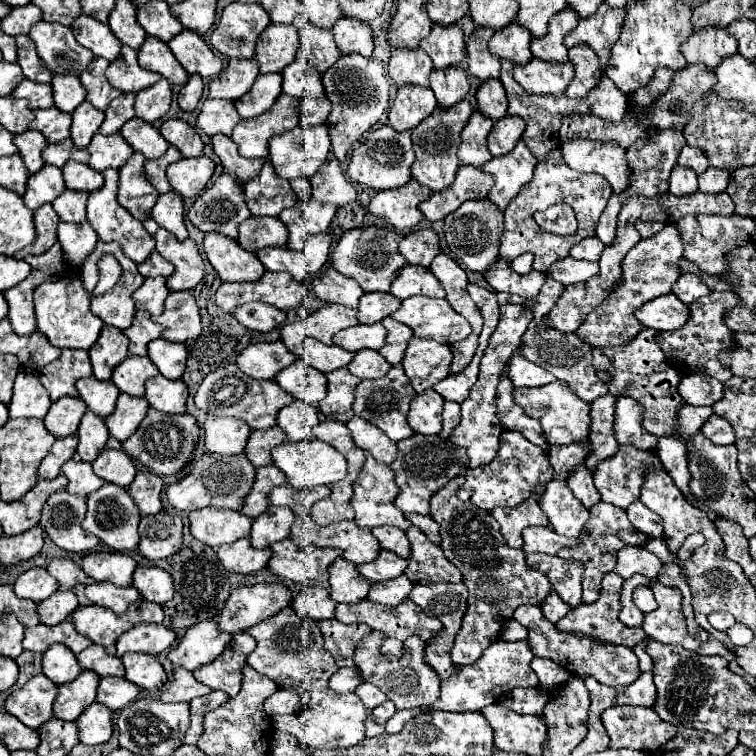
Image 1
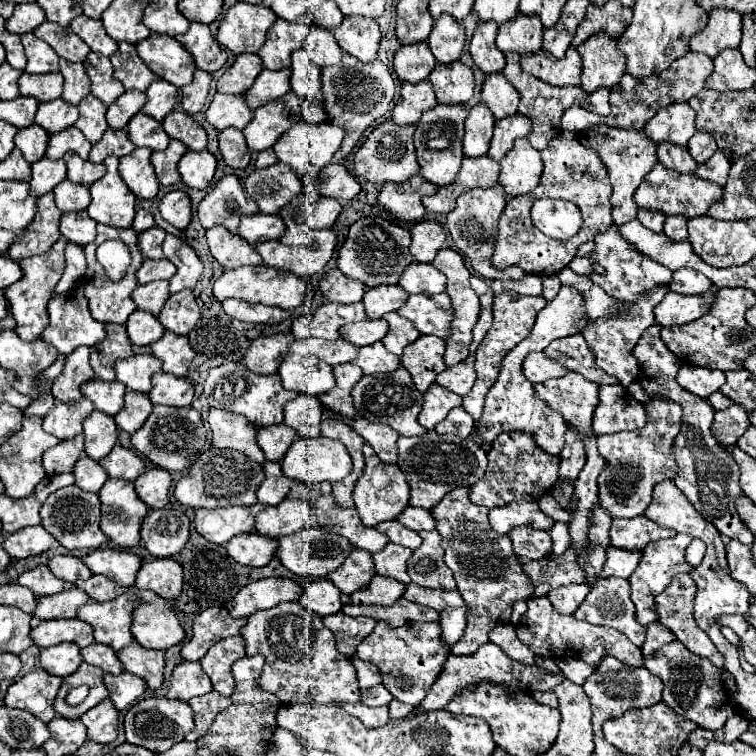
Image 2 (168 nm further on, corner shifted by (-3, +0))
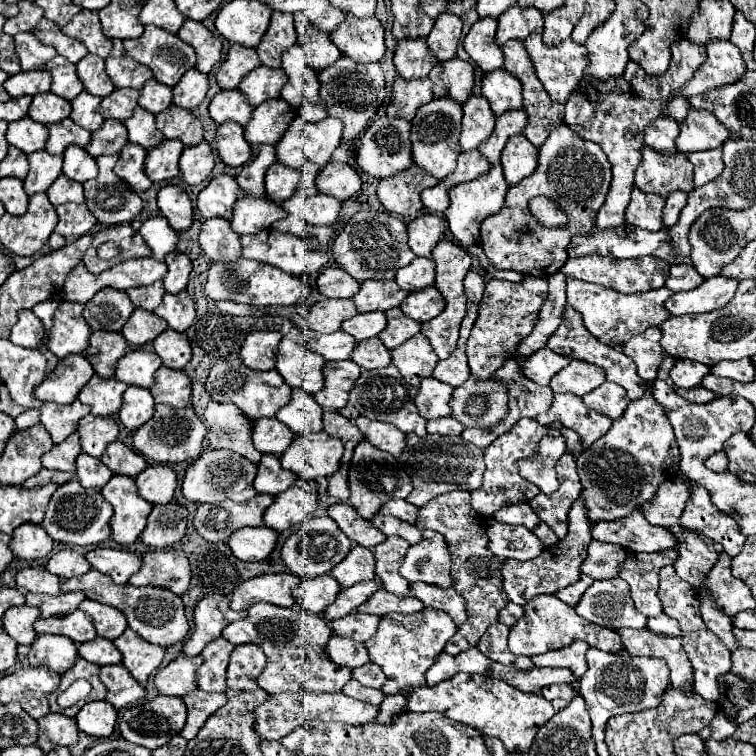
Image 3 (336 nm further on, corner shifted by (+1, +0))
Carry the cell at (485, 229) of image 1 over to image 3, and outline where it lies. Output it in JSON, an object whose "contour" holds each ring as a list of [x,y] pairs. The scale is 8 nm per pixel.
{"contour":[[[493,165],[487,173],[479,175],[477,179],[473,181],[467,181],[467,183],[459,183],[455,185],[451,191],[449,191],[449,197],[451,197],[451,205],[449,209],[445,211],[445,217],[447,217],[447,223],[449,223],[449,229],[455,237],[455,241],[461,243],[461,247],[465,247],[471,255],[477,255],[479,261],[481,261],[481,267],[491,275],[491,277],[497,277],[497,279],[505,279],[505,281],[521,281],[523,275],[521,273],[515,273],[515,271],[499,271],[495,269],[487,257],[483,255],[483,249],[481,249],[481,237],[479,237],[479,225],[485,217],[489,217],[491,213],[497,213],[501,207],[503,207],[503,201],[505,201],[505,193],[507,193],[509,185],[503,177],[503,171],[501,171],[501,165]]]}

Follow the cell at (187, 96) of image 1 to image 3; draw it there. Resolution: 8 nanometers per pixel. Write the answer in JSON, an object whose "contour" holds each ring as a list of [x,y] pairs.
{"contour":[[[199,69],[187,71],[173,87],[173,103],[185,109],[195,109],[209,91],[209,79]]]}

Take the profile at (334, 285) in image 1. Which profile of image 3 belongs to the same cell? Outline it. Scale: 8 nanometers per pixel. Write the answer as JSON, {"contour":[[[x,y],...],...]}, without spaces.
{"contour":[[[331,265],[323,269],[323,273],[317,277],[317,287],[321,295],[341,299],[341,297],[353,297],[361,285],[353,277],[349,277],[341,267]]]}

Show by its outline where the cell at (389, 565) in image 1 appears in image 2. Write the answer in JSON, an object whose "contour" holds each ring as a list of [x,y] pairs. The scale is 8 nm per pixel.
{"contour":[[[387,543],[387,547],[381,553],[373,555],[375,571],[383,577],[391,577],[391,579],[397,579],[397,581],[409,585],[411,583],[411,579],[407,575],[409,555],[411,555],[411,549],[395,545],[395,543]]]}

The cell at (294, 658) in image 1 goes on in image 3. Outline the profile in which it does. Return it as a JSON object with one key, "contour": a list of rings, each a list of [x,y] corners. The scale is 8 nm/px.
{"contour":[[[255,603],[249,609],[249,615],[241,621],[227,625],[221,633],[233,645],[255,643],[267,655],[267,665],[259,675],[259,687],[269,693],[285,691],[323,691],[339,693],[343,685],[351,679],[351,669],[339,667],[327,661],[323,645],[331,637],[329,625],[319,615],[309,615],[299,609],[277,607],[271,603]]]}

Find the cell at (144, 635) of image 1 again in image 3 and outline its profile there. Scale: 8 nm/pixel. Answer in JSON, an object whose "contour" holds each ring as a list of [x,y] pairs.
{"contour":[[[91,569],[89,573],[85,573],[81,577],[65,579],[61,583],[61,591],[77,591],[77,589],[81,589],[89,599],[103,601],[107,605],[115,605],[119,611],[125,613],[129,627],[149,643],[169,647],[169,645],[181,641],[189,633],[189,623],[187,623],[187,617],[185,617],[183,601],[181,601],[179,595],[171,593],[169,589],[133,587],[129,583],[117,585],[117,583],[113,583],[113,579],[109,575],[103,575],[103,573],[95,571],[95,569]]]}

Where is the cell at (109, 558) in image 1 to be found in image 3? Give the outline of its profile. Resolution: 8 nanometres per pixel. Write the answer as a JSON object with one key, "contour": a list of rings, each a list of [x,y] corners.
{"contour":[[[99,547],[89,551],[85,557],[97,571],[111,575],[115,583],[127,583],[127,579],[141,569],[141,559],[127,549]]]}

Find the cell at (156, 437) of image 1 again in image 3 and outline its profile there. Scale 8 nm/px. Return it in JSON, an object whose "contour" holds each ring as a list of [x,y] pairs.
{"contour":[[[157,405],[153,419],[133,433],[133,445],[143,457],[153,459],[157,463],[179,463],[199,457],[203,437],[205,437],[205,425],[201,423],[191,405],[187,405],[185,409],[177,409],[171,405]]]}

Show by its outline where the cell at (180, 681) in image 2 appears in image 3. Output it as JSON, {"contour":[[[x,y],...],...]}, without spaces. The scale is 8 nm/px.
{"contour":[[[179,655],[177,659],[173,659],[167,667],[163,667],[157,675],[155,675],[155,687],[159,689],[159,693],[163,695],[187,695],[191,691],[195,691],[195,675],[197,669],[203,665],[203,657],[187,657],[187,655]]]}

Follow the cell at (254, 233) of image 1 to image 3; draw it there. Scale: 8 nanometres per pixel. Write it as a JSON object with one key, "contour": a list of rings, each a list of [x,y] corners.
{"contour":[[[261,145],[257,157],[253,161],[249,161],[247,165],[243,165],[241,173],[237,175],[237,185],[243,189],[243,197],[233,205],[233,219],[231,219],[231,227],[237,235],[253,235],[259,233],[261,229],[271,227],[275,221],[287,217],[287,213],[283,211],[281,205],[267,201],[267,193],[265,193],[265,171],[275,163],[275,147],[273,145]]]}

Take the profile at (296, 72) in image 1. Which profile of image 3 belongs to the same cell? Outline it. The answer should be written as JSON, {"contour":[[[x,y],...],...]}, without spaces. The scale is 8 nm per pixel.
{"contour":[[[293,45],[283,53],[281,67],[287,73],[287,83],[281,89],[281,99],[285,99],[293,109],[299,109],[305,103],[323,103],[319,97],[321,85],[317,73],[307,65],[301,45]]]}

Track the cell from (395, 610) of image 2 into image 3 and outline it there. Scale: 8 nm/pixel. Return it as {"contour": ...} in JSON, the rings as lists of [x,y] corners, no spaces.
{"contour":[[[377,589],[363,605],[359,605],[359,613],[373,615],[389,615],[389,613],[417,613],[423,609],[423,603],[417,597],[397,597],[385,589]]]}

